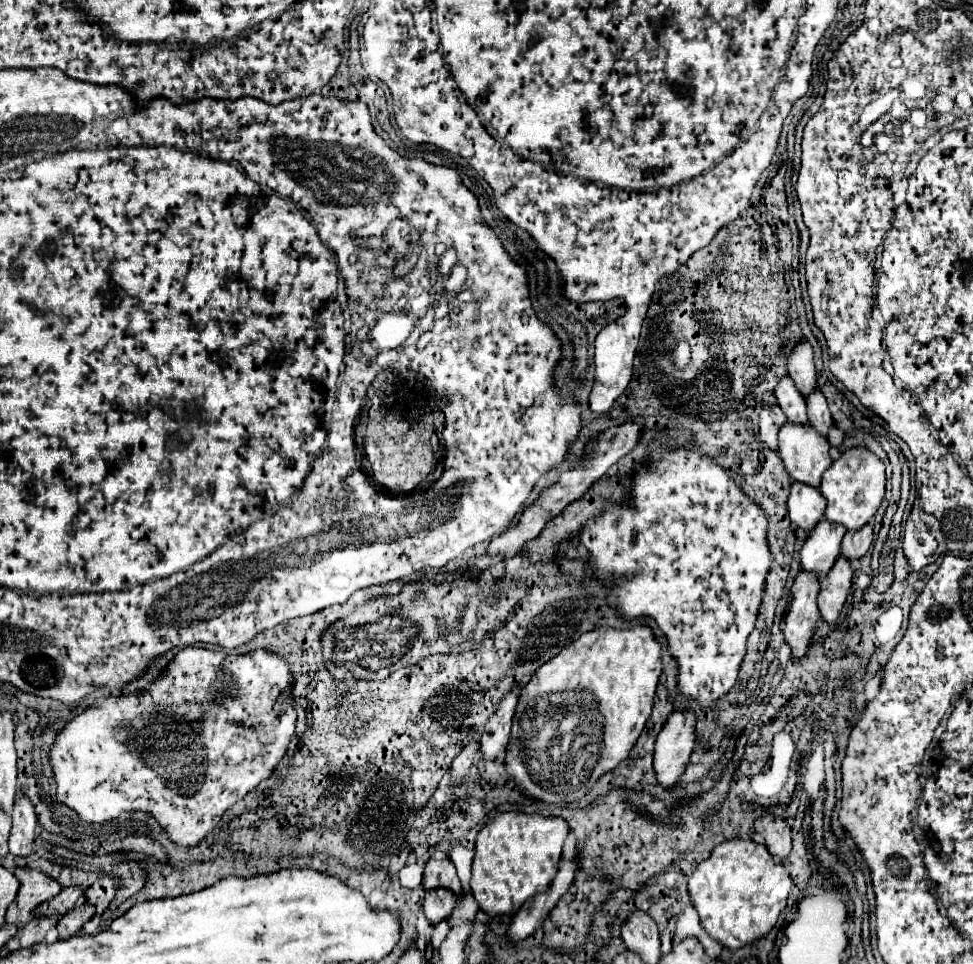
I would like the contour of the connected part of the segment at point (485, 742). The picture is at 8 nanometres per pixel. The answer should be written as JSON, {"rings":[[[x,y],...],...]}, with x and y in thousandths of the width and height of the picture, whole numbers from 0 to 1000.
{"rings":[[[531,716],[521,720],[515,726],[513,737],[503,745],[498,759],[494,763],[494,782],[501,788],[511,788],[515,782],[519,782],[519,776],[525,766],[525,747],[529,741],[529,732],[531,732]]]}

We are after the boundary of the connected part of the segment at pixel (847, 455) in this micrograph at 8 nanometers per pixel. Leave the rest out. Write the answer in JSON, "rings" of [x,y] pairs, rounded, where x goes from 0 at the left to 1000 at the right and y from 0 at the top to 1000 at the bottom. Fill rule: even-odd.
{"rings":[[[877,465],[864,471],[862,477],[854,481],[854,488],[846,492],[846,502],[844,502],[844,512],[850,519],[850,529],[848,537],[852,541],[860,541],[868,546],[873,552],[879,552],[887,548],[899,531],[903,529],[908,515],[910,515],[910,481],[895,471],[889,465]]]}

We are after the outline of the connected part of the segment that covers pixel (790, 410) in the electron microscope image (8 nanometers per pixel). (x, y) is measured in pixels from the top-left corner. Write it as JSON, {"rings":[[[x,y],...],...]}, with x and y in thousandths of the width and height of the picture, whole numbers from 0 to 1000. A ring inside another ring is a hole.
{"rings":[[[803,392],[801,400],[797,405],[797,411],[799,411],[799,417],[801,417],[805,429],[809,432],[809,436],[823,440],[823,442],[831,442],[827,411],[821,409],[821,405],[817,402],[813,392]]]}

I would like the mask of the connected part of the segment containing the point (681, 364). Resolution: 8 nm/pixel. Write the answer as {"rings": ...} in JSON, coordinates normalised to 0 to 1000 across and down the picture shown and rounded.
{"rings":[[[698,353],[694,357],[694,361],[690,363],[690,373],[694,382],[704,382],[706,376],[710,373],[710,363],[708,363],[708,355],[706,353]]]}

